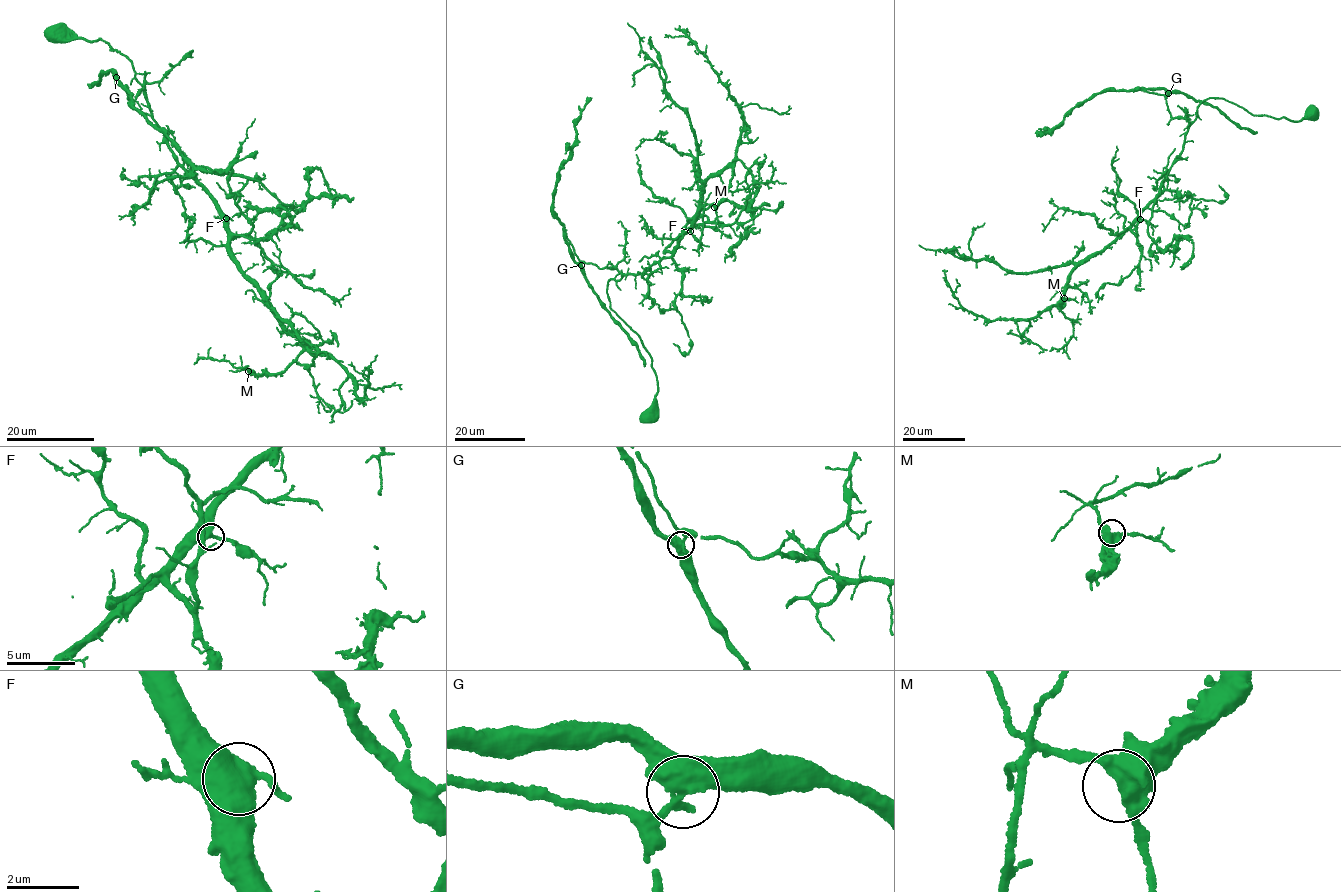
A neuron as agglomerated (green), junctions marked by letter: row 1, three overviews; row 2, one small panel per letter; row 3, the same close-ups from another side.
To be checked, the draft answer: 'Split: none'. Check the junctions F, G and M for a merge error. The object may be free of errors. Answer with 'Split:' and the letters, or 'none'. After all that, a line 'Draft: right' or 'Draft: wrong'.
Split: G
Draft: wrong

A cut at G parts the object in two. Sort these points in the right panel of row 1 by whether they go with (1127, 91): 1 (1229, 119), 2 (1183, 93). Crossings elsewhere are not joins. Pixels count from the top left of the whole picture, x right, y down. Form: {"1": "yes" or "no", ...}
{"1": "yes", "2": "yes"}

